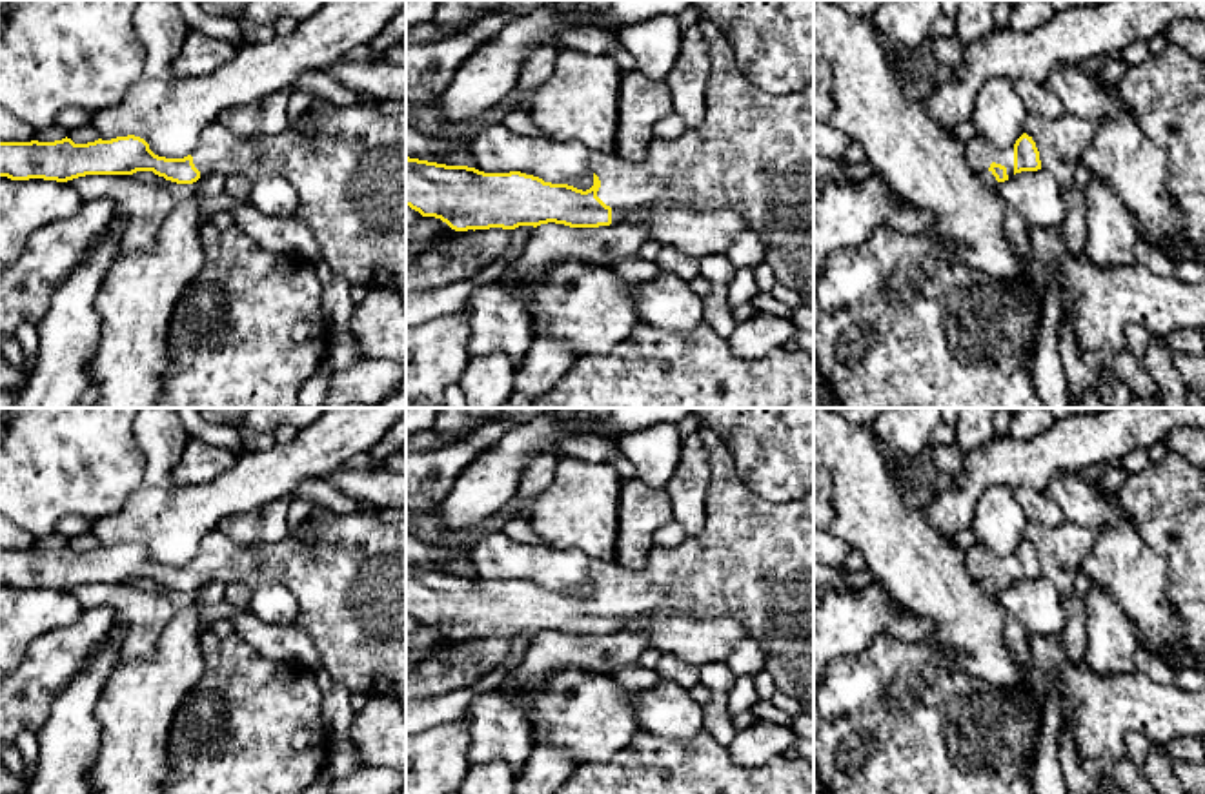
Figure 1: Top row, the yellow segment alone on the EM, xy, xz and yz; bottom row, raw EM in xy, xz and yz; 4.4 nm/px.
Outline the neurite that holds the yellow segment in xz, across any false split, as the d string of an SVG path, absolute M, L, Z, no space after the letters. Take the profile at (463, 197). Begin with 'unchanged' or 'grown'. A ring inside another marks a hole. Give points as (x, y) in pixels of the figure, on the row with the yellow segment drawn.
grown; M710 20L697 22L710 47L712 73L704 86L704 120L673 140L653 138L639 162L624 160L615 153L592 153L593 186L586 191L568 184L544 182L521 171L484 173L468 166L446 166L406 157L406 206L422 217L435 217L455 231L515 229L548 222L570 228L599 228L623 222L637 209L732 208L743 215L750 231L755 231L765 262L774 270L779 284L797 291L805 306L814 310L814 80L803 89L772 95L748 82L737 71L735 53L723 31Z

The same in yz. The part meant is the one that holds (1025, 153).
grown; M1023 133L1014 146L997 149L985 142L981 137L974 137L967 142L967 158L972 169L988 169L997 182L1005 182L1021 171L1041 169L1039 151L1032 137Z

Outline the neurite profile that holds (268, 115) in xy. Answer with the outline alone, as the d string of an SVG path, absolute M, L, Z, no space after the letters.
M280 89L255 102L228 107L215 120L246 140L278 135L289 127L288 98L289 91Z

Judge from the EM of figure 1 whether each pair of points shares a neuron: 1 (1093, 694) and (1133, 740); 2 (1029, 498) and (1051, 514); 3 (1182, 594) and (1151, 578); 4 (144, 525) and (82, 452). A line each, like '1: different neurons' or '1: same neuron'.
1: different neurons
2: same neuron
3: different neurons
4: different neurons

